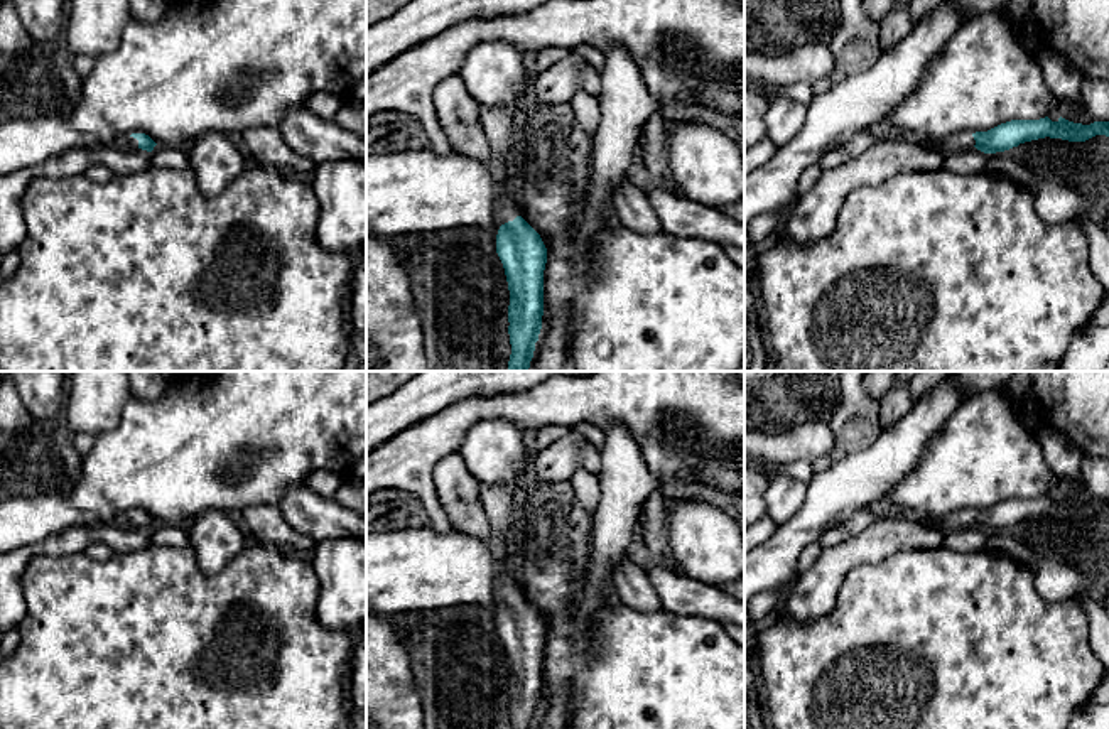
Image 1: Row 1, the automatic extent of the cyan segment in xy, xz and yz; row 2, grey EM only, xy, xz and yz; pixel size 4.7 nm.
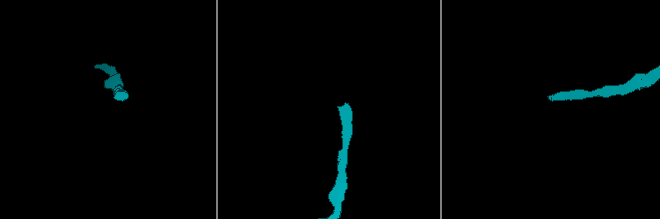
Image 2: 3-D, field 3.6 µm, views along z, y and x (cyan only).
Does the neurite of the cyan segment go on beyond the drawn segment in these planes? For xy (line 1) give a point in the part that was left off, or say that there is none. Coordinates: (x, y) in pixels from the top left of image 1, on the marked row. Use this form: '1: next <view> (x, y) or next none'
1: next xy (124, 140)

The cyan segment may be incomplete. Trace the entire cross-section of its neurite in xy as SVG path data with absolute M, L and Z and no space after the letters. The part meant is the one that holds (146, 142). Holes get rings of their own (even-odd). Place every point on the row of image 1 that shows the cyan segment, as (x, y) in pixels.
M132 133L116 137L115 145L122 148L138 147L142 150L152 152L157 143L145 133Z

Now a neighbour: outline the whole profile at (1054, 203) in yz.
M999 152L987 154L984 172L1008 177L1021 186L1035 184L1035 209L1048 224L1060 224L1074 218L1085 216L1087 209L1095 204L1095 199L1085 197L1072 187L1036 177L1030 167L1006 159Z

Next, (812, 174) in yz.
M819 164L807 167L800 177L798 192L807 192L809 189L812 189L814 184L820 179L820 176L822 176L822 169Z

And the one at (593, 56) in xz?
M579 46L574 49L587 64L591 64L598 73L604 68L604 54L601 49L591 47L591 46Z

